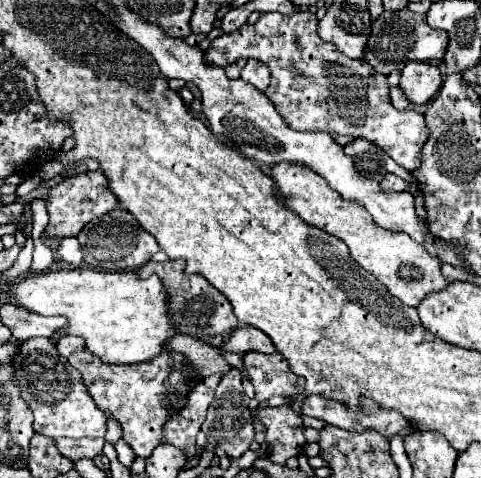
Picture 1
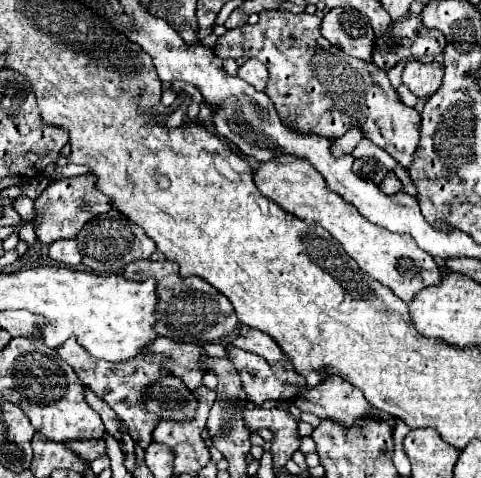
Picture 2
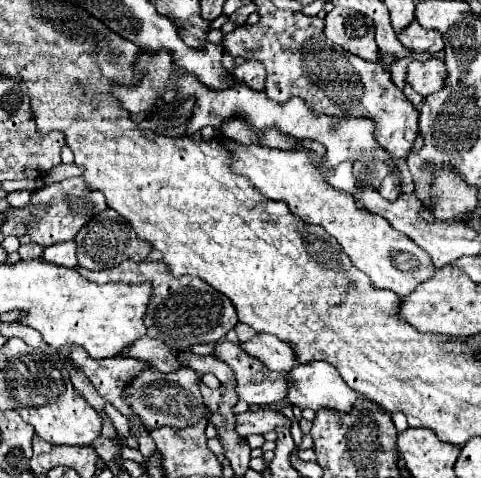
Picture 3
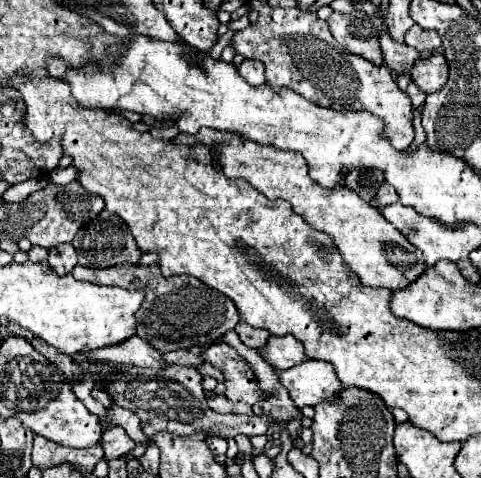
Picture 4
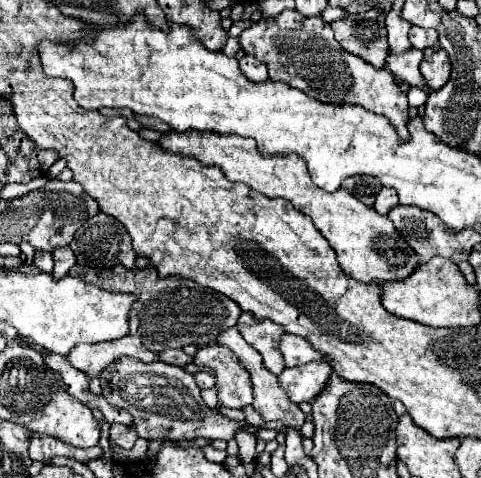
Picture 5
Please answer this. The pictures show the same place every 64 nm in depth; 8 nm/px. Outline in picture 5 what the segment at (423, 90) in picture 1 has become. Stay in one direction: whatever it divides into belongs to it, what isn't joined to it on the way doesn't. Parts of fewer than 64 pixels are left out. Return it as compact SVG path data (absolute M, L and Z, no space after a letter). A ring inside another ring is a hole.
M440 48L430 58L424 58L422 64L420 64L420 74L424 76L428 88L432 88L432 90L442 88L450 78L450 58L448 58L448 54Z

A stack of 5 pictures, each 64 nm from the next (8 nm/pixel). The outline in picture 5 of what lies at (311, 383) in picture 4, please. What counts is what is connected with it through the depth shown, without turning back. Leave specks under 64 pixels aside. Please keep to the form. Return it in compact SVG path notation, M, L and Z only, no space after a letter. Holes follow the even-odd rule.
M326 360L308 362L294 368L284 368L278 376L280 386L288 392L288 398L296 404L312 402L328 384L332 376L332 366Z

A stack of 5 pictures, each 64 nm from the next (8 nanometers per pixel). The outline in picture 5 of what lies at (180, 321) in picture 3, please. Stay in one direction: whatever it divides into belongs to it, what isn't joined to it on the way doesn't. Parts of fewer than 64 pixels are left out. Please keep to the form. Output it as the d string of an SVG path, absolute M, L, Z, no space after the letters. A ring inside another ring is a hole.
M148 264L146 268L116 268L112 272L104 272L104 276L92 278L90 274L84 276L86 282L92 282L100 288L114 290L114 292L132 292L138 296L136 304L130 310L130 334L138 336L146 348L152 352L162 352L168 348L184 348L194 344L198 348L216 344L216 336L226 328L236 326L240 316L240 308L220 292L204 288L194 280L170 276L160 278L156 268Z

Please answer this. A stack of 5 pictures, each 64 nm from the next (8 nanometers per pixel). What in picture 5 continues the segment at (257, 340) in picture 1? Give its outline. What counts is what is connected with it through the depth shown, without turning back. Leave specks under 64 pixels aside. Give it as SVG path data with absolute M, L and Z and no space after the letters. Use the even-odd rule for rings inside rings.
M284 334L280 338L280 354L284 356L286 366L302 366L312 360L328 360L326 356L320 356L308 340L302 340L300 336L294 334Z

